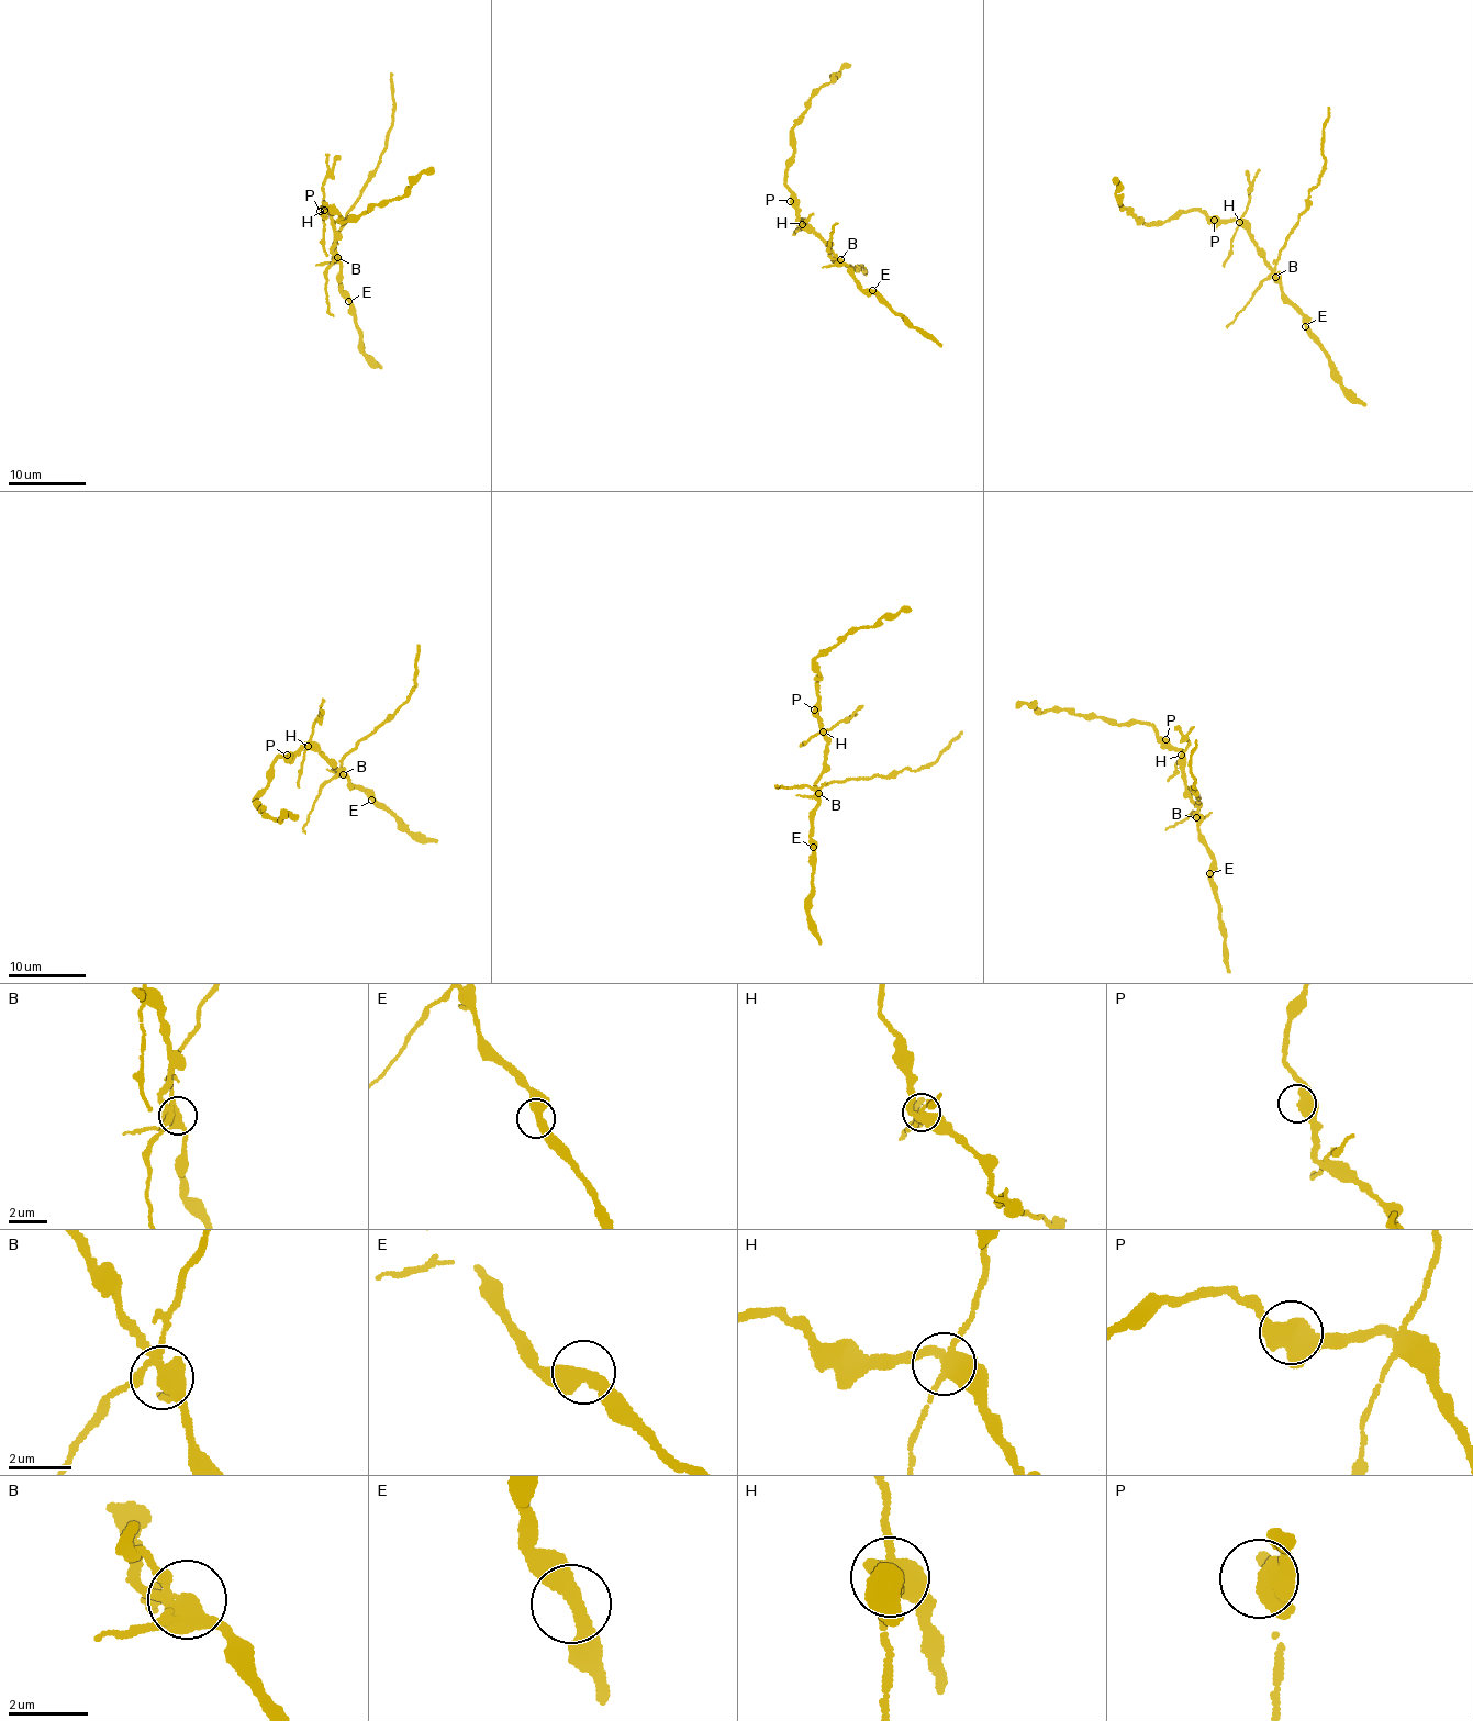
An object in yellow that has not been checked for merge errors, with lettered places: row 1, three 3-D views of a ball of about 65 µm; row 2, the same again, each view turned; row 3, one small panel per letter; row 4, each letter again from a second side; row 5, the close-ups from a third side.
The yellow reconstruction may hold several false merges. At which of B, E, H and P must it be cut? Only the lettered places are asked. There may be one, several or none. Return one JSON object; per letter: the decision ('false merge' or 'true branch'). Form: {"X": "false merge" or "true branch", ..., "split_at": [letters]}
{"B": "false merge", "E": "true branch", "H": "false merge", "P": "true branch", "split_at": ["B", "H"]}

